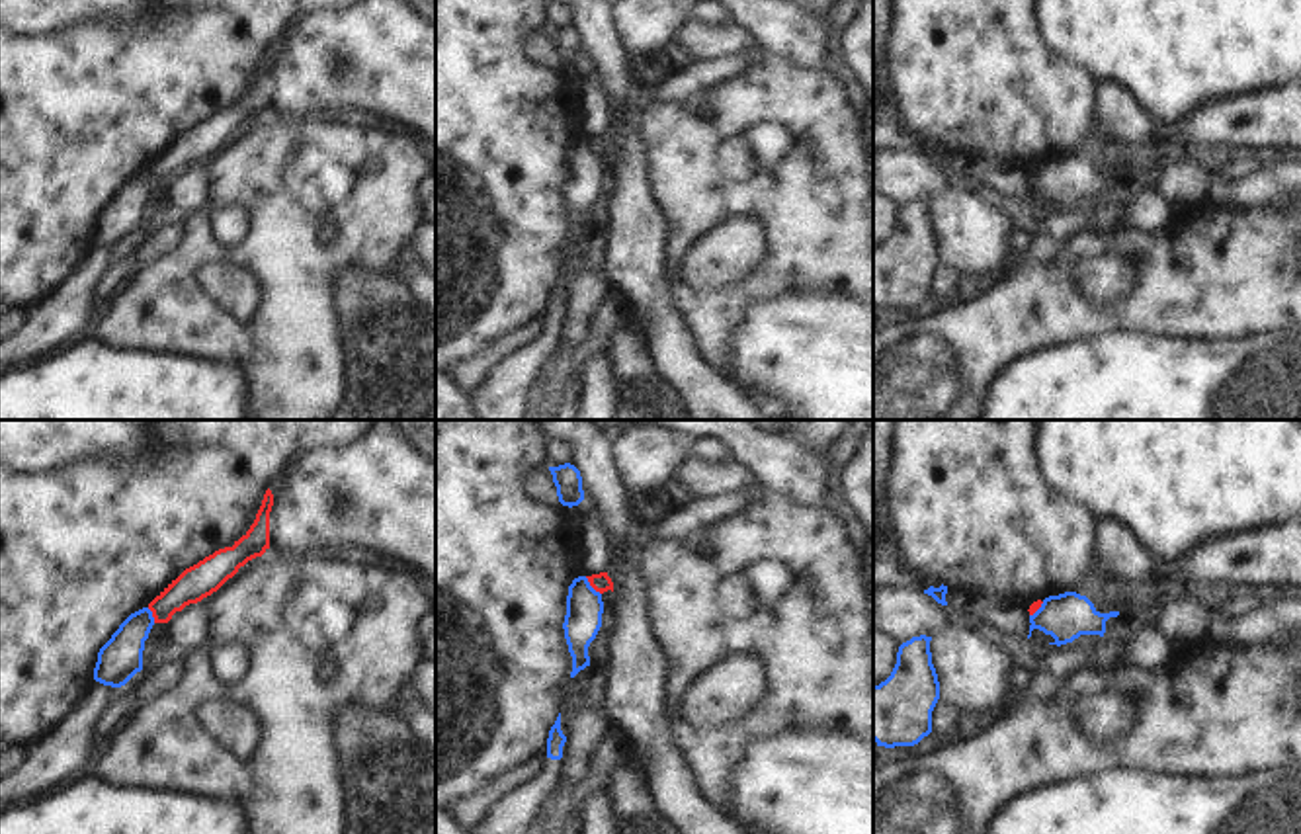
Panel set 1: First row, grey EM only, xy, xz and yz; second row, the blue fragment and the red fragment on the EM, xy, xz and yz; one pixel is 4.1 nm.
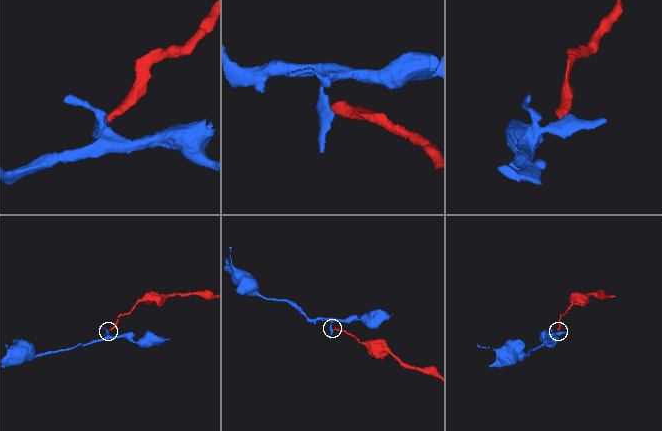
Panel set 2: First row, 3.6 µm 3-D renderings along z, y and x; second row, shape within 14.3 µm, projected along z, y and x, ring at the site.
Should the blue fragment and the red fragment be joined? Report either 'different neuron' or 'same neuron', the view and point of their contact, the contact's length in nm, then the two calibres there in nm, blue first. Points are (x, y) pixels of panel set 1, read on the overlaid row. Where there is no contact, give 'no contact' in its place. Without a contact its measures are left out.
different neuron; contact xz (590, 586); length 100 nm; calibres 150 and 80 nm

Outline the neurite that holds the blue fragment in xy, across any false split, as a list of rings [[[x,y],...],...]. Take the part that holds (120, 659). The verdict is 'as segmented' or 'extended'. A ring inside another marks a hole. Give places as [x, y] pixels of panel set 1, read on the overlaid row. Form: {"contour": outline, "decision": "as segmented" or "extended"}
{"contour": [[[148,607],[131,613],[100,648],[94,680],[104,686],[121,688],[141,672],[145,641],[152,625],[154,617]]], "decision": "as segmented"}

